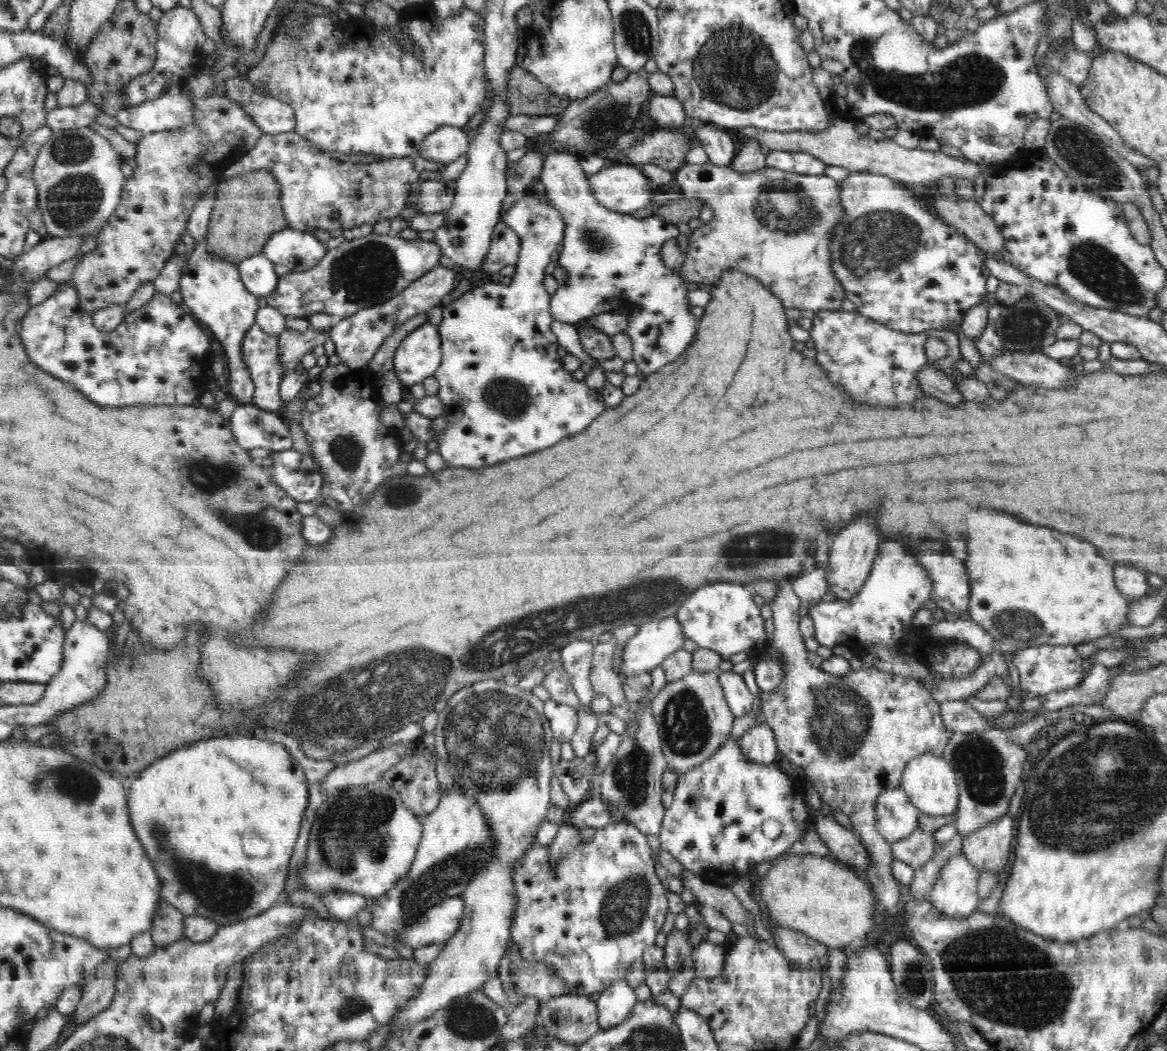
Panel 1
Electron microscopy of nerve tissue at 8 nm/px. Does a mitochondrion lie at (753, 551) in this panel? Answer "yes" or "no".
yes

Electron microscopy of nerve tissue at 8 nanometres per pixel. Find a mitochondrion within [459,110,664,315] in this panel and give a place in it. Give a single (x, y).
(592, 240)

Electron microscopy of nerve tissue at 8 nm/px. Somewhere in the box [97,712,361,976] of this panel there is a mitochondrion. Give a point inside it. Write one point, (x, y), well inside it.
(224, 893)

